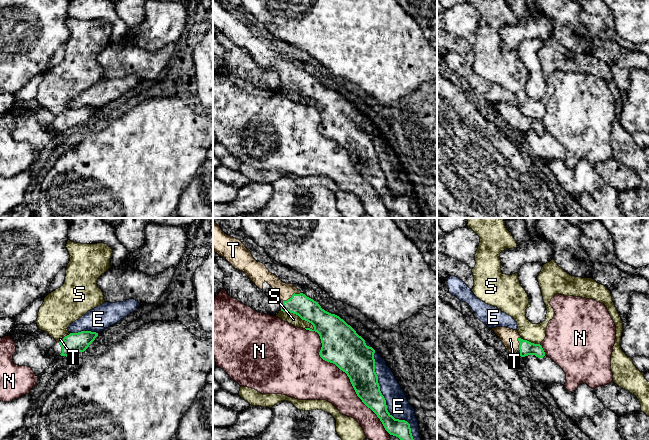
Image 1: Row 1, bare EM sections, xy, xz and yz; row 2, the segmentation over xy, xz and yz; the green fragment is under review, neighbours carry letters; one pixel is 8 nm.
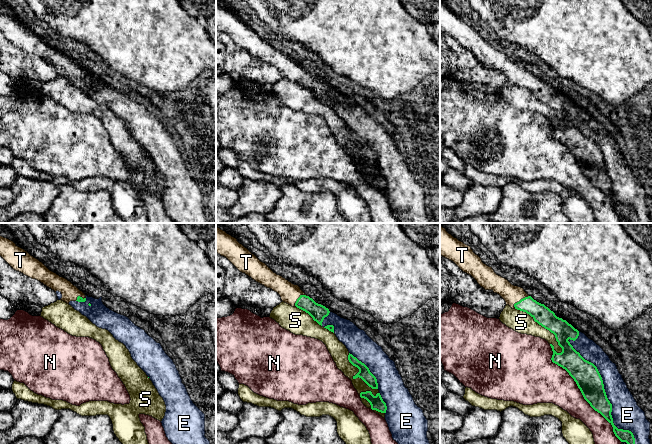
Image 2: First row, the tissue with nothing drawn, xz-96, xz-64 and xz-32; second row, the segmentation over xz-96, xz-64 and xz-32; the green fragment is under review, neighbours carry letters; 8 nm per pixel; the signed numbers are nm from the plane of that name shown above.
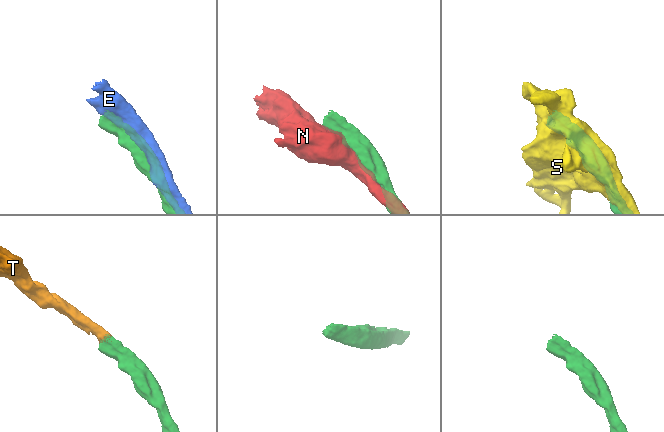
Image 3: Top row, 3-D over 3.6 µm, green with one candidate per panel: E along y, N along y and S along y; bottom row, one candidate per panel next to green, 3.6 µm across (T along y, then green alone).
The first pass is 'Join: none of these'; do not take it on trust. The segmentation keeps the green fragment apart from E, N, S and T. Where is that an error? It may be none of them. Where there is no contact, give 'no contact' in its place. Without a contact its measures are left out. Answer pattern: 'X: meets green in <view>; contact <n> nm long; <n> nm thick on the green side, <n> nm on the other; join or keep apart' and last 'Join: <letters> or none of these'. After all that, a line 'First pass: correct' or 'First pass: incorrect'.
E: meets green in xz; contact 800 nm long; 220 nm thick on the green side, 180 nm on the other; keep apart
N: meets green in xz; contact 1100 nm long; 320 nm thick on the green side, 320 nm on the other; keep apart
S: meets green in xz; contact 320 nm long; 200 nm thick on the green side, 90 nm on the other; keep apart
T: meets green in xz; contact 160 nm long; 180 nm thick on the green side, 130 nm on the other; join
Join: T
First pass: incorrect

